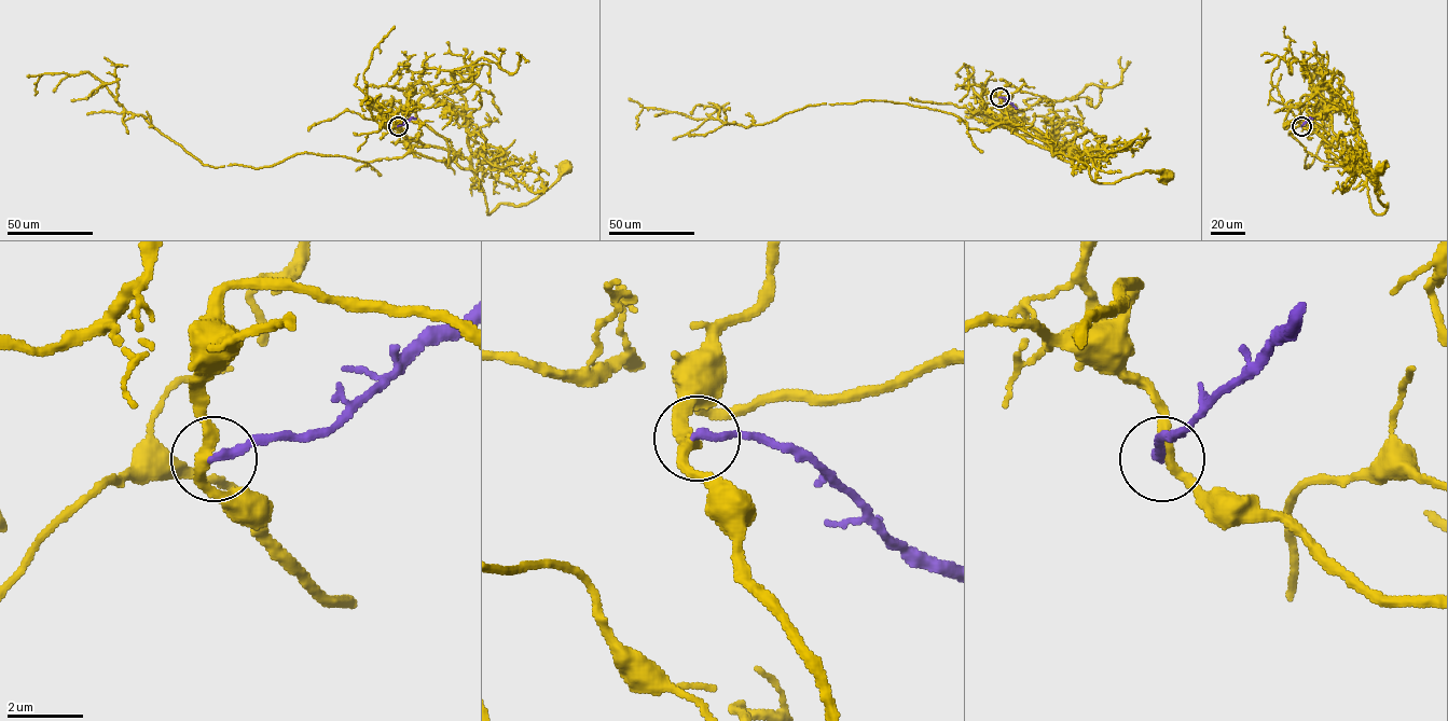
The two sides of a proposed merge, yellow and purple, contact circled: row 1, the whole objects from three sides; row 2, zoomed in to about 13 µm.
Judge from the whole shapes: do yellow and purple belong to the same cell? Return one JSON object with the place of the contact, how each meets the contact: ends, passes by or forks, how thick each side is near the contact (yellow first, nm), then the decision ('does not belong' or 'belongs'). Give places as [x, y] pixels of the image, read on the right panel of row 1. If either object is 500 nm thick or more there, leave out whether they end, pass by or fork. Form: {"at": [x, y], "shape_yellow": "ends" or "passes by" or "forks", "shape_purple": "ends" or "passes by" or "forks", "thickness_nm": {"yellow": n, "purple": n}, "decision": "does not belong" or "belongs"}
{"at": [1301, 126], "shape_yellow": "passes by", "shape_purple": "ends", "thickness_nm": {"yellow": 280, "purple": 240}, "decision": "does not belong"}

